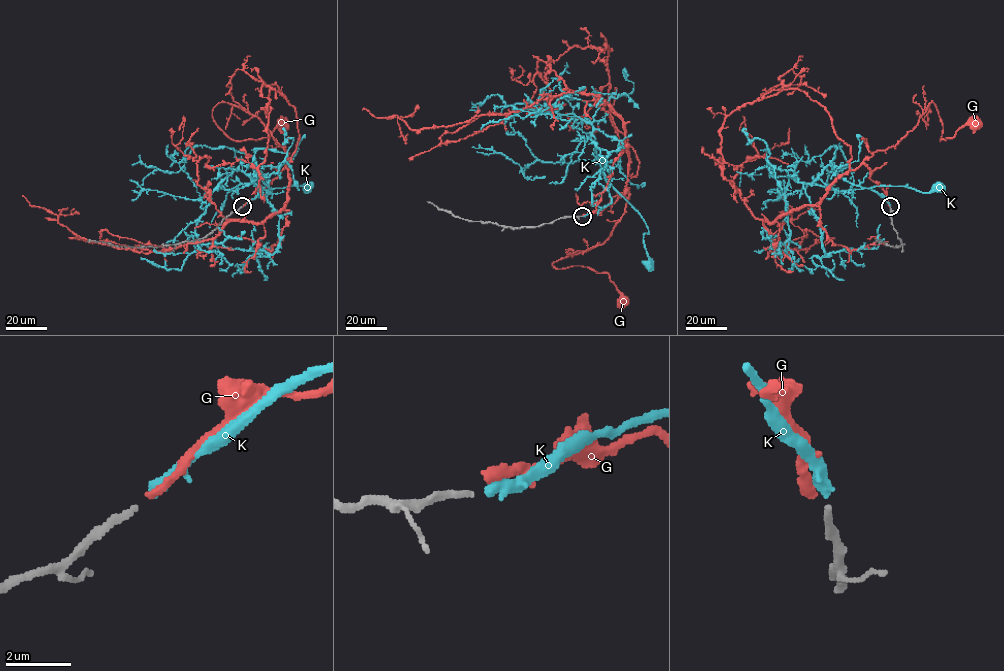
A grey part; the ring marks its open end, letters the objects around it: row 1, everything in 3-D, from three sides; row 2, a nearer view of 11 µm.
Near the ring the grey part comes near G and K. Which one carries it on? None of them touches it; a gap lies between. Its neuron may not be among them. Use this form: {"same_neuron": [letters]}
{"same_neuron": ["K"]}

